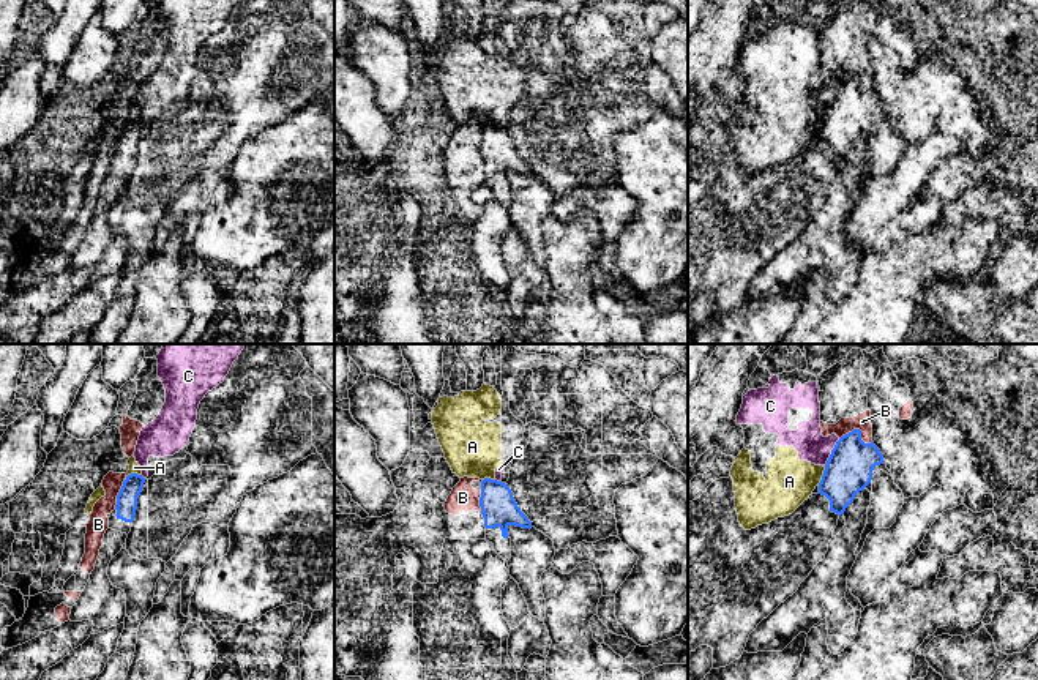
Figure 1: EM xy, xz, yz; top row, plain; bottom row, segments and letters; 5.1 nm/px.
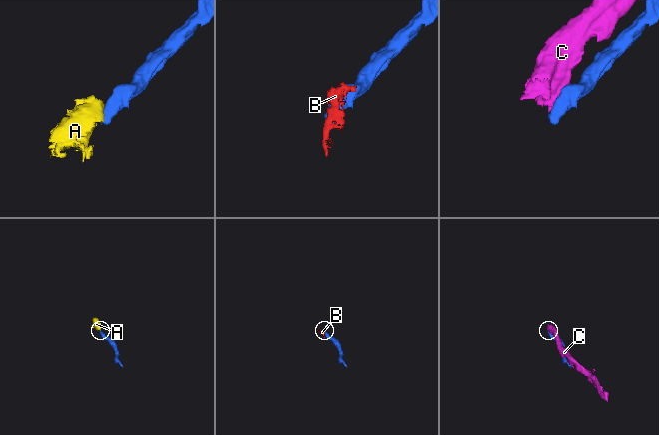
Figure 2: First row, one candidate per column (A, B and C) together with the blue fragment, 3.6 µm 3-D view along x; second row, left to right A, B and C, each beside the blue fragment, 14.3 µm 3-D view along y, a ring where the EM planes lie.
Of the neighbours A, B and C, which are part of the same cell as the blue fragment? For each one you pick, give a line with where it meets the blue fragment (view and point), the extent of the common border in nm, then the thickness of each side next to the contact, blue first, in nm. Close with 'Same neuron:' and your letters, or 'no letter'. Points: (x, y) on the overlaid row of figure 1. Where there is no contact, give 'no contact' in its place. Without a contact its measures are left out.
Same neuron: no letter

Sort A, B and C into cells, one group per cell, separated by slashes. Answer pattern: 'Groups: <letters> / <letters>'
Groups: A C / B

